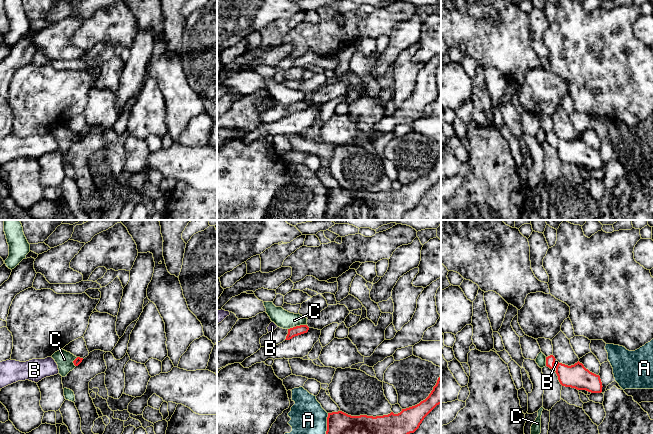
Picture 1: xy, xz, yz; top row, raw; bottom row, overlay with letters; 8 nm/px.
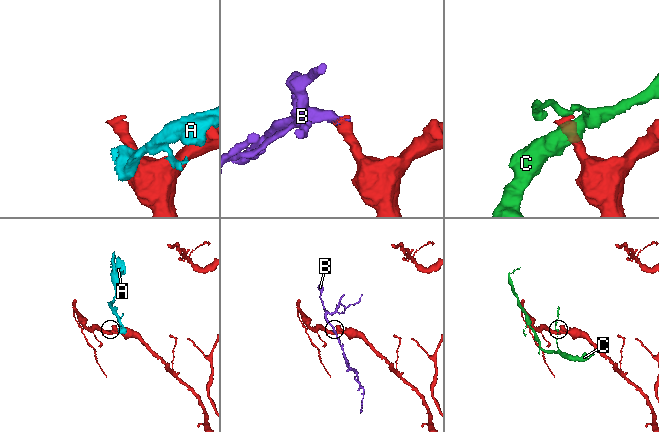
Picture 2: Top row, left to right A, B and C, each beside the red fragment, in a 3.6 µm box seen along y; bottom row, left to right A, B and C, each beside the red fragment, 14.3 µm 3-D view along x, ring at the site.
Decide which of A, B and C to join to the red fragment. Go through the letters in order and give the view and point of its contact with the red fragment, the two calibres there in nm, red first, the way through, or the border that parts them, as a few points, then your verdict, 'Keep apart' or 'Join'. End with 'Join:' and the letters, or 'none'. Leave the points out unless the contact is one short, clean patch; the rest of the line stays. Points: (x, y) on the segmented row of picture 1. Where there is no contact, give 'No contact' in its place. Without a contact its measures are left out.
A: Touches red at xz (327, 423). Thickness 180 nm (red) against 280 nm. Keep apart
B: Touches red at yz (553, 365). Thickness 80 nm (red) against 30 nm. Path across: yz (550, 360), (553, 365), (556, 362). Join
C: Touches red at xz (296, 326). Thickness 80 nm (red) against 140 nm. Boundary: xz (305, 324), (288, 329). Keep apart
Join: B

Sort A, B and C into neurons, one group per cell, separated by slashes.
A / B / C

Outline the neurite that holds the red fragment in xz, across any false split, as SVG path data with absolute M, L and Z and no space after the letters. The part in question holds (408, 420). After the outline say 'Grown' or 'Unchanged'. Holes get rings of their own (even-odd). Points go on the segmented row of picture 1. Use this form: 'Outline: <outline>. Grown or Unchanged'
Outline: M441 375L429 396L419 404L402 409L398 414L391 412L383 416L351 416L342 411L328 413L326 434L410 434L414 433L424 418L441 404Z. Unchanged

